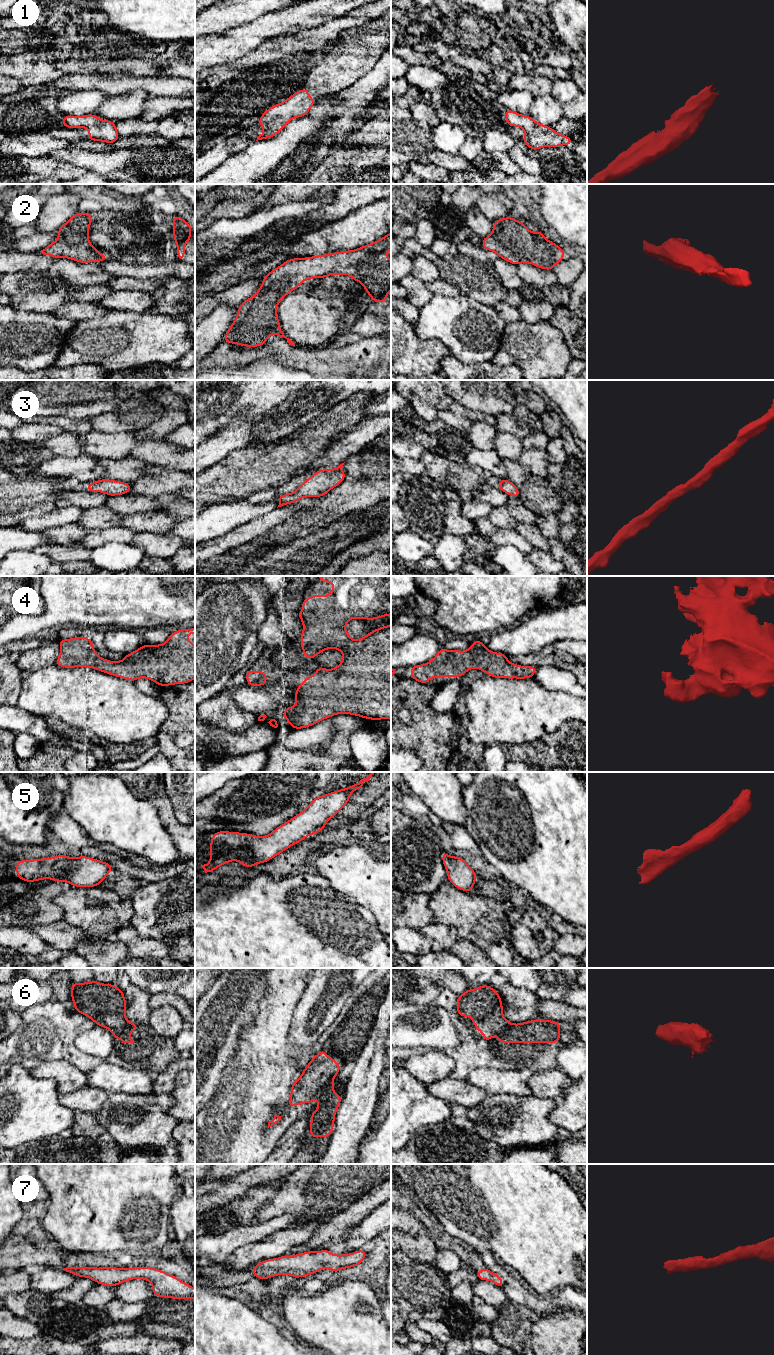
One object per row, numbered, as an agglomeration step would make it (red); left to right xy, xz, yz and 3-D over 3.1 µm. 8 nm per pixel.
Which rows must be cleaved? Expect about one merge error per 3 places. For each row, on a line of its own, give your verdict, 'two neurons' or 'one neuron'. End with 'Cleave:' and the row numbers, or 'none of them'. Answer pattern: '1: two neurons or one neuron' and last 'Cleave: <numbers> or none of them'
1: one neuron
2: one neuron
3: one neuron
4: one neuron
5: one neuron
6: two neurons
7: one neuron
Cleave: 6

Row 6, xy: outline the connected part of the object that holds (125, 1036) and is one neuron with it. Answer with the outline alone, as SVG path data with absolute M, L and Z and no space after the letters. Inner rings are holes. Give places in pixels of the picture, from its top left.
M130 1023L126 1029L123 1031L122 1034L115 1037L115 1041L118 1039L122 1040L122 1043L134 1043L134 1040L130 1038L130 1032L131 1031L137 1031L138 1030L138 1024L136 1023Z

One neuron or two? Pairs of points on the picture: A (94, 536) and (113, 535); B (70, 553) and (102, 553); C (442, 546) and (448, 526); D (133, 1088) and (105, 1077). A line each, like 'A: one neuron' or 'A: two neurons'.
A: one neuron
B: two neurons
C: two neurons
D: one neuron

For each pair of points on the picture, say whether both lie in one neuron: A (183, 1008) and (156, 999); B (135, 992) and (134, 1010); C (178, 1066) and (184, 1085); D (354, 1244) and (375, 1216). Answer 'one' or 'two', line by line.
A: one
B: one
C: two
D: one

